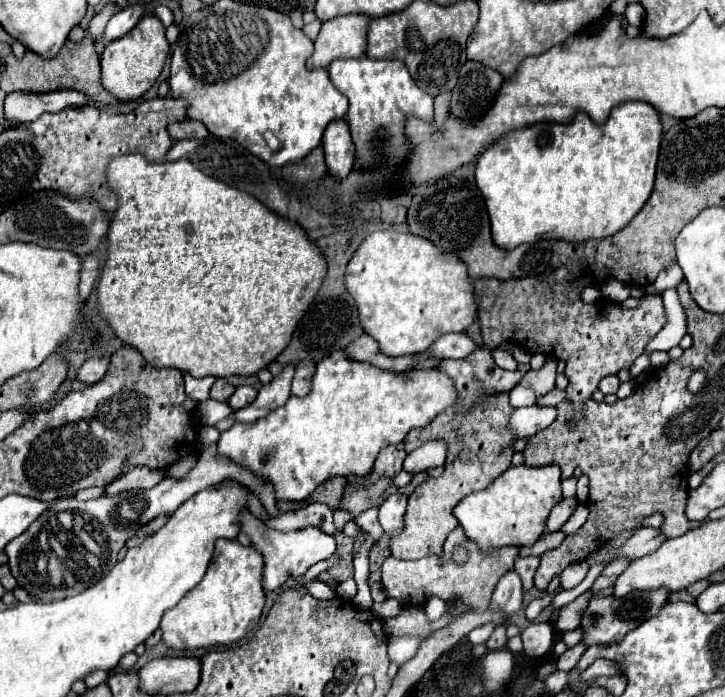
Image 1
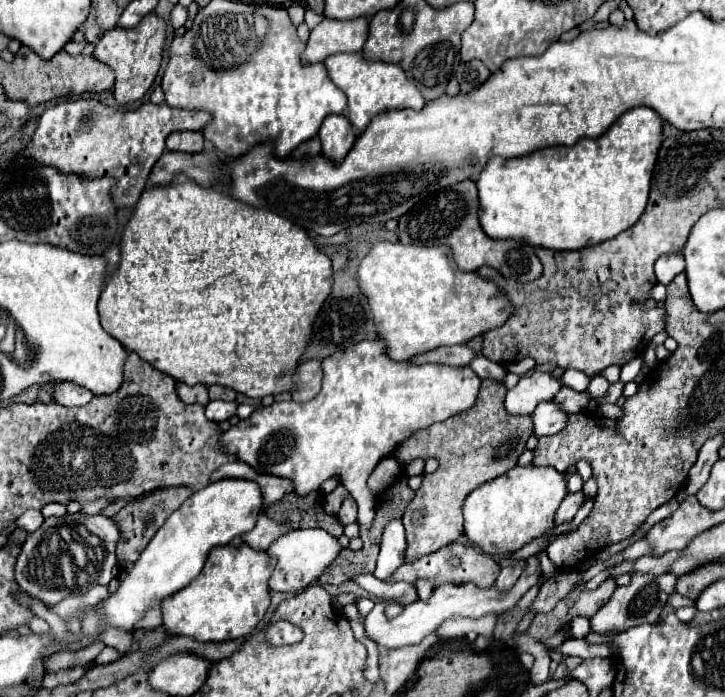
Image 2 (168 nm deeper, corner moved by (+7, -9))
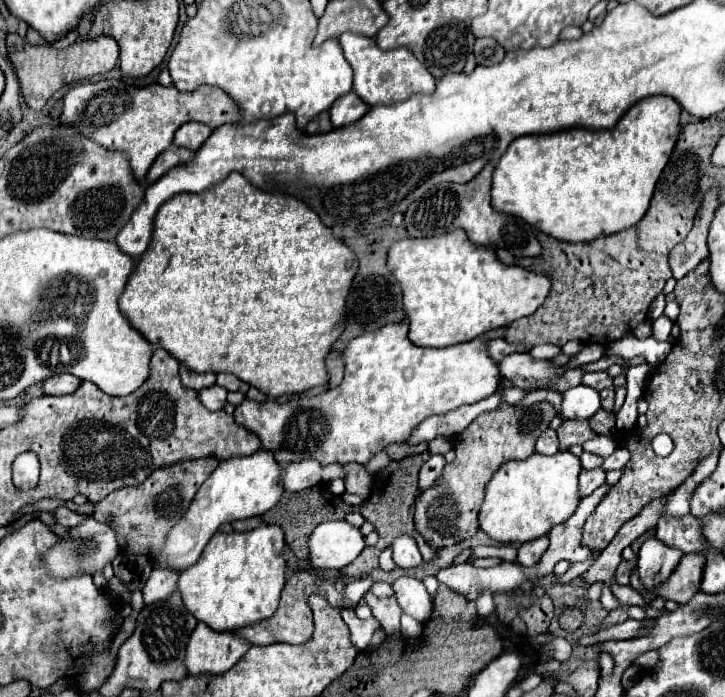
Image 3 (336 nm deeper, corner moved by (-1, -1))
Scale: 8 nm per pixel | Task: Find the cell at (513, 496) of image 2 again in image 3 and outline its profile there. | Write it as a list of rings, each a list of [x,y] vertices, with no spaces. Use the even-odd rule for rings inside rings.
[[[558,450],[552,456],[544,456],[534,452],[526,460],[510,460],[502,464],[502,468],[492,476],[492,480],[486,486],[486,498],[480,508],[480,528],[496,542],[510,544],[510,542],[528,542],[534,538],[540,538],[552,530],[552,526],[562,524],[574,510],[578,508],[580,494],[578,494],[578,474],[582,466],[580,460],[568,452]]]

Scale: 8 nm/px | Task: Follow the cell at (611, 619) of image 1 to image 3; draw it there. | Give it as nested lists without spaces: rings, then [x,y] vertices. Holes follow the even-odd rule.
[[[656,536],[648,538],[638,552],[638,574],[648,592],[654,592],[674,572],[682,558],[682,550],[670,548]]]

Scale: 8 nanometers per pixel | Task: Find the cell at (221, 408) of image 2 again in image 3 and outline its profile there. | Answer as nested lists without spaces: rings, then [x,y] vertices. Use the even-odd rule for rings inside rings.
[[[210,386],[206,390],[198,390],[198,400],[208,408],[208,410],[222,410],[226,404],[226,390],[220,386]]]

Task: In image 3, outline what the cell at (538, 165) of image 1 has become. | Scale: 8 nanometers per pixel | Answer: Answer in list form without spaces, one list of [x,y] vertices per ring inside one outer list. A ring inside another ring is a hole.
[[[650,96],[650,98],[644,98],[640,102],[636,102],[620,120],[614,128],[610,130],[600,130],[600,132],[590,132],[586,128],[574,128],[574,130],[560,130],[560,132],[554,132],[554,134],[548,134],[548,136],[522,136],[522,138],[516,138],[506,154],[500,158],[496,170],[494,170],[494,182],[492,182],[492,204],[496,210],[500,212],[506,212],[506,214],[514,214],[514,216],[520,216],[524,218],[528,224],[536,226],[538,230],[542,230],[544,234],[552,236],[552,238],[558,238],[558,240],[566,240],[566,242],[590,242],[598,236],[604,236],[604,234],[616,234],[616,232],[622,232],[626,228],[632,228],[636,226],[642,216],[646,214],[648,210],[648,204],[650,204],[650,198],[652,198],[652,192],[654,192],[654,186],[664,170],[664,166],[668,164],[670,160],[670,154],[678,142],[678,136],[680,136],[680,104],[670,98],[670,96]]]

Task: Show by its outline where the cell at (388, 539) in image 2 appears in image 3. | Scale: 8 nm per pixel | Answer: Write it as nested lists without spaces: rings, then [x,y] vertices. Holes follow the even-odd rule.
[[[398,536],[392,542],[392,556],[396,566],[400,568],[416,568],[422,564],[422,556],[418,552],[416,540],[410,536]]]

